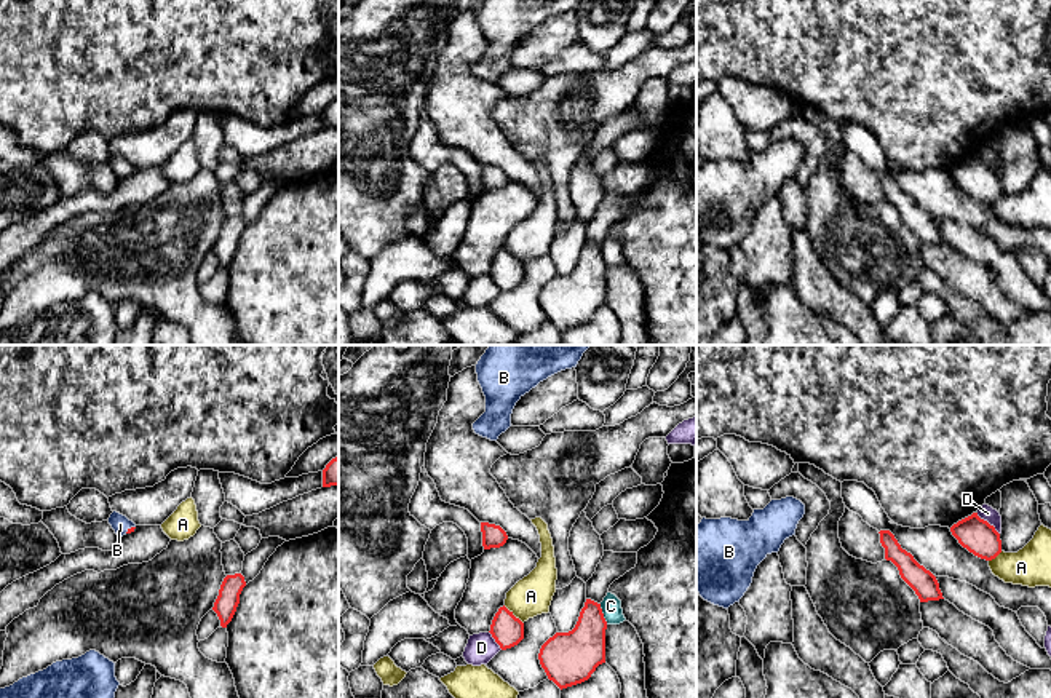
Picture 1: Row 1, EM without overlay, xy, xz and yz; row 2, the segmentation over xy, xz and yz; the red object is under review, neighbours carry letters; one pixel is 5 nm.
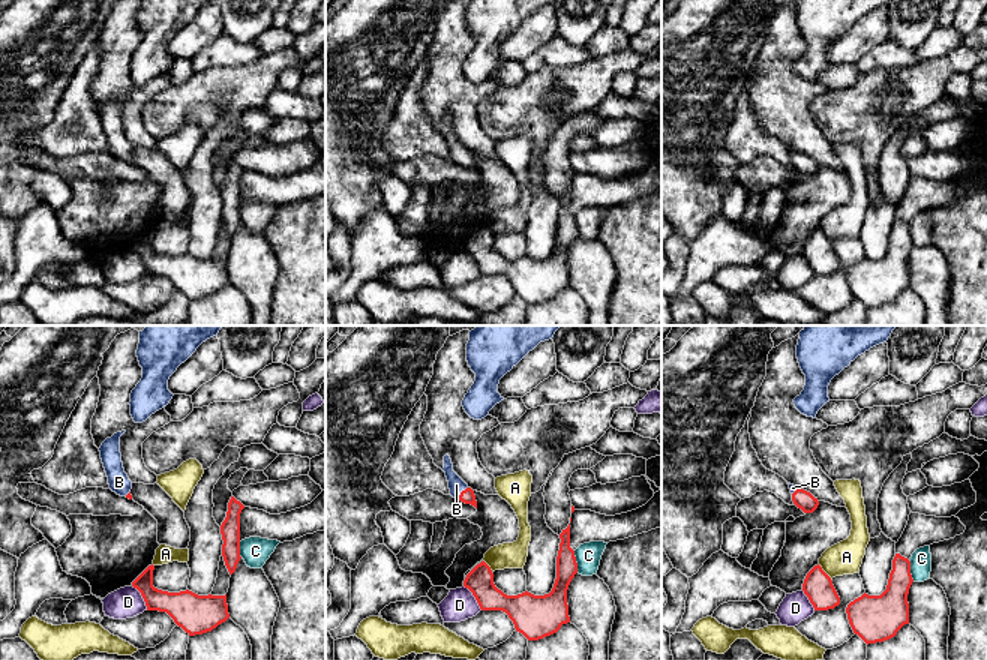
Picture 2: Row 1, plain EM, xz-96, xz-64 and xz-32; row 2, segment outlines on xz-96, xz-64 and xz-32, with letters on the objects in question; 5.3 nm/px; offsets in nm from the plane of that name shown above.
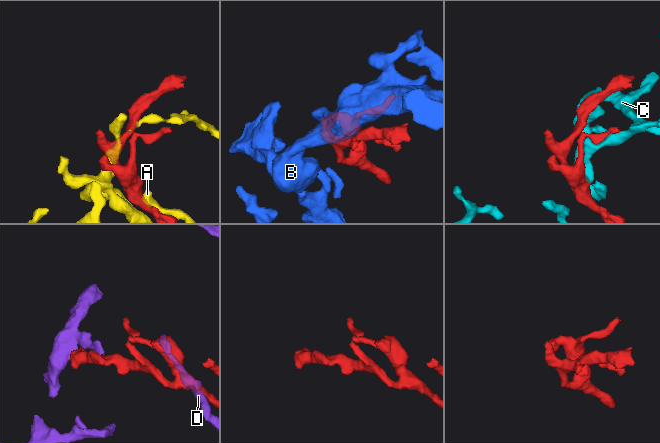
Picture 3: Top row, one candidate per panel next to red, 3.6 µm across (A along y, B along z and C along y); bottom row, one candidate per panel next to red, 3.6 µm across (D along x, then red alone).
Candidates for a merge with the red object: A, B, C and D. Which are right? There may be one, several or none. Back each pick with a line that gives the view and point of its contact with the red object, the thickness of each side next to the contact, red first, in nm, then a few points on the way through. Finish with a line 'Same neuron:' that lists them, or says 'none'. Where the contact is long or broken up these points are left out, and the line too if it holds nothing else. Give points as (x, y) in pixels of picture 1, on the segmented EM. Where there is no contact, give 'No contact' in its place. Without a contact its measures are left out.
B: Touches red at xy (131, 527). Thickness 20 nm (red) against 90 nm. Path across: xy (131, 529), (131, 527), (120, 524)
Same neuron: B

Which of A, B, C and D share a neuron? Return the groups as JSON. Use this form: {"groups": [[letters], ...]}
{"groups": [["A"], ["B"], ["C"], ["D"]]}

